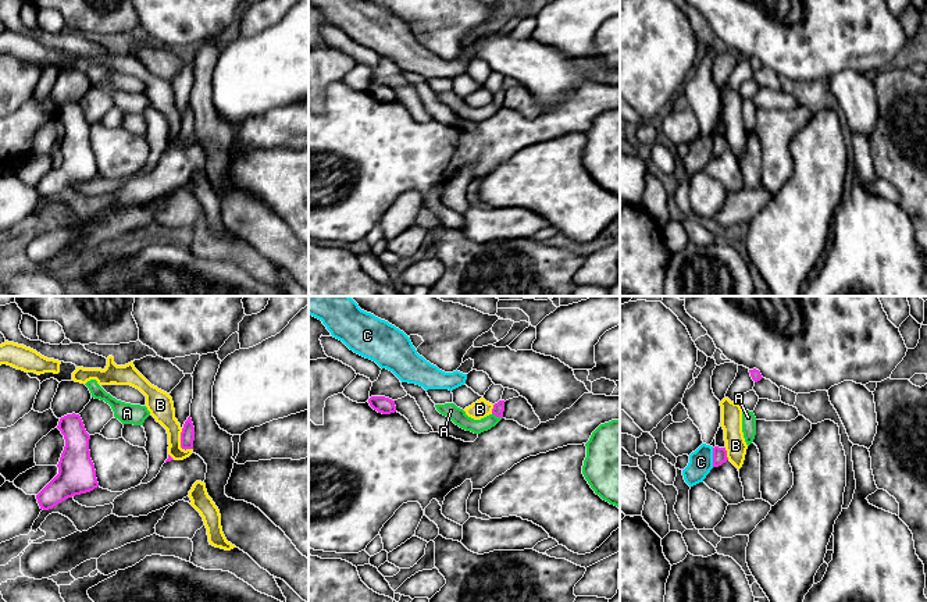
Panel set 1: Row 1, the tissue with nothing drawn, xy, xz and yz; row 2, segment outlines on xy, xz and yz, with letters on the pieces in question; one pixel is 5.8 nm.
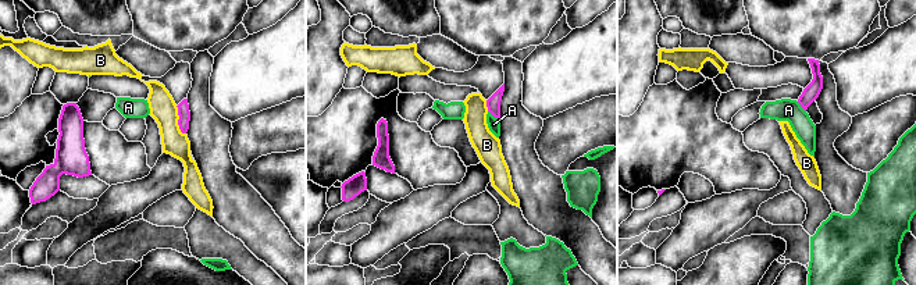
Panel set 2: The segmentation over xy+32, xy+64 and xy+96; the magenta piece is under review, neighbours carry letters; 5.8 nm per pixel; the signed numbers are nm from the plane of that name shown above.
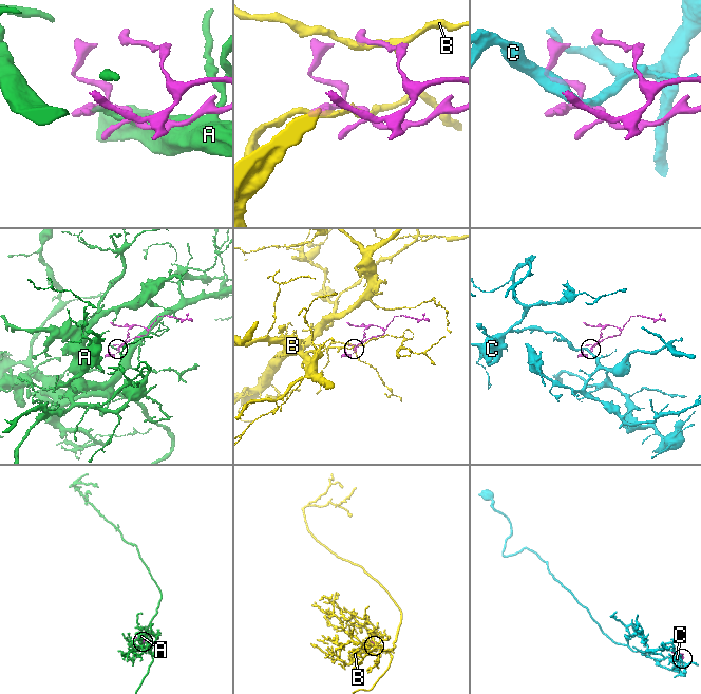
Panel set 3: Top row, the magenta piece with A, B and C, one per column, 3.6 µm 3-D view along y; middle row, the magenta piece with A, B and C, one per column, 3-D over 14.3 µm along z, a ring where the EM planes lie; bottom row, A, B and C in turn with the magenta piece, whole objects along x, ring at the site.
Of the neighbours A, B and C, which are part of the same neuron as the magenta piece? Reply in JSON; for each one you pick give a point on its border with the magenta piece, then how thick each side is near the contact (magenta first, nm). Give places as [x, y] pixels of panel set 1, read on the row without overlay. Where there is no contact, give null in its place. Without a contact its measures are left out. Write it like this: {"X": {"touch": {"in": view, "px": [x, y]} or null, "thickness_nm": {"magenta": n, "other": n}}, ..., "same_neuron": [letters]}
{"same_neuron": []}

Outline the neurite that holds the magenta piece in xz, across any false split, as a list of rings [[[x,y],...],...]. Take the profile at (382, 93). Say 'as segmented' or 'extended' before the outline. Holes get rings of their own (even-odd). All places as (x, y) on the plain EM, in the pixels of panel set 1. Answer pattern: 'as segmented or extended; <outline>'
as segmented; [[[371,85],[368,92],[374,99],[382,103],[391,103],[396,100],[395,89],[385,85]]]

